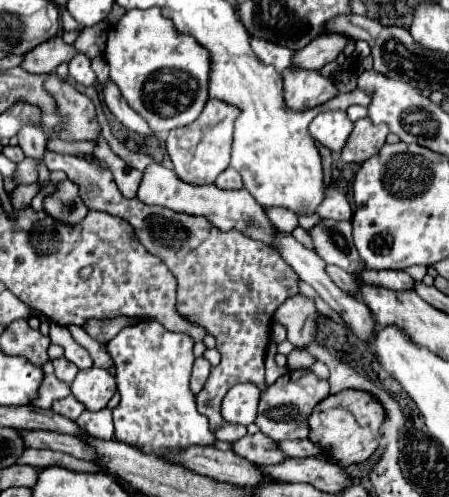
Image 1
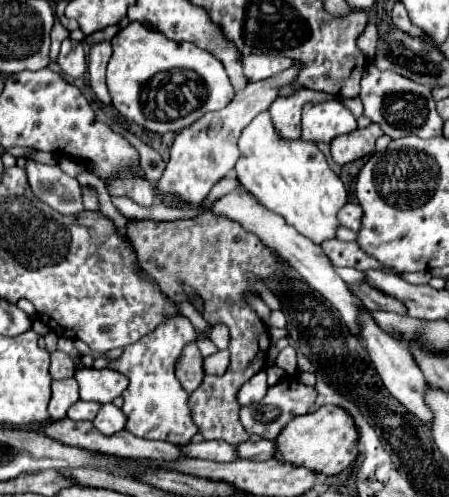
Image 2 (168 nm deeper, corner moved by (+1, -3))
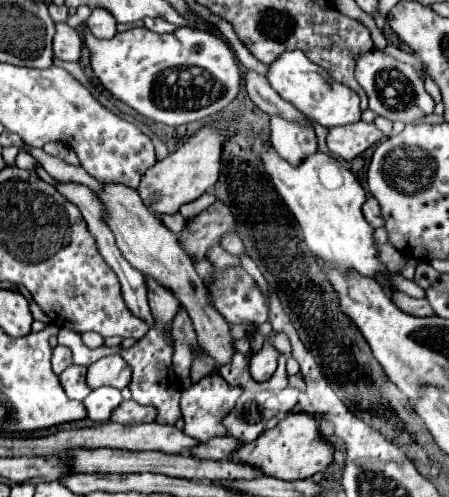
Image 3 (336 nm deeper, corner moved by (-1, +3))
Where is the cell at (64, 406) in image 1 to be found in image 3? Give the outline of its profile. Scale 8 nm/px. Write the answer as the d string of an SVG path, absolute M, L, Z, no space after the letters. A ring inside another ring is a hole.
M102 386L88 394L88 398L84 400L84 406L86 406L86 414L92 422L106 422L112 414L112 408L118 408L120 402L122 402L120 390Z

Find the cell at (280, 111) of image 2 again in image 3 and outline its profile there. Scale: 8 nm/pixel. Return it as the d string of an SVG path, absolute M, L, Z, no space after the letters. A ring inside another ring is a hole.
M272 114L270 142L284 160L298 164L298 160L304 160L306 154L316 150L316 134L314 134L312 120L304 116L300 122L296 122L280 114Z

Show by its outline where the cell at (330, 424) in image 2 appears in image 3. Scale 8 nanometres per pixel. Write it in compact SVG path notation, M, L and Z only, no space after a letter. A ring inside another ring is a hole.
M298 412L288 414L284 420L278 422L276 428L262 432L258 440L250 444L242 444L230 458L234 460L250 460L250 464L256 464L256 468L264 468L274 478L282 480L296 480L296 478L310 478L316 472L324 472L332 460L334 460L334 444L330 438L326 438L320 430L320 416Z

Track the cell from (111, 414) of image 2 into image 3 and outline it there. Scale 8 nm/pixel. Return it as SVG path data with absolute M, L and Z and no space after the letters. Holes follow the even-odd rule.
M134 400L122 402L110 416L110 422L120 422L120 424L144 424L144 422L154 422L156 410L152 406L140 406Z

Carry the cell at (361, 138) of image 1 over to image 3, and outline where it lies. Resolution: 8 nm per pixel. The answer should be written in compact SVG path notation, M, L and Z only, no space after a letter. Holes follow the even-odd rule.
M354 122L336 126L328 134L328 148L334 156L350 162L358 154L362 154L366 148L378 144L384 138L384 134L376 128L374 122Z

